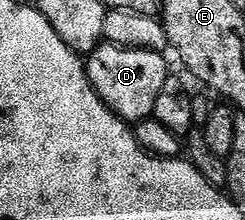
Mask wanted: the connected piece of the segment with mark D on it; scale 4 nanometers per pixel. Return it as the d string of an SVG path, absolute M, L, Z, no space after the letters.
M102 43L88 54L87 72L93 89L111 112L126 123L140 123L152 118L155 99L171 75L162 54L148 49L123 49L120 45Z

